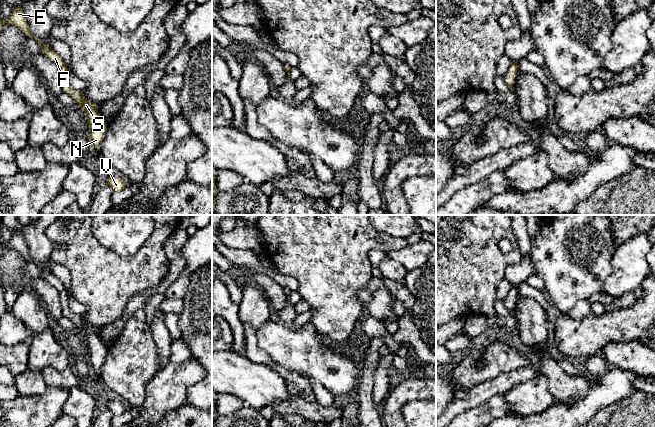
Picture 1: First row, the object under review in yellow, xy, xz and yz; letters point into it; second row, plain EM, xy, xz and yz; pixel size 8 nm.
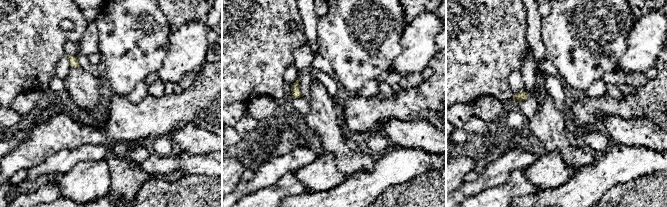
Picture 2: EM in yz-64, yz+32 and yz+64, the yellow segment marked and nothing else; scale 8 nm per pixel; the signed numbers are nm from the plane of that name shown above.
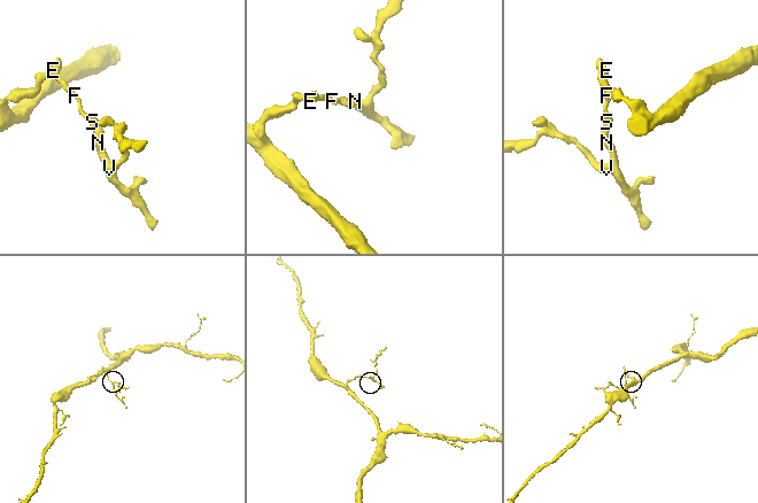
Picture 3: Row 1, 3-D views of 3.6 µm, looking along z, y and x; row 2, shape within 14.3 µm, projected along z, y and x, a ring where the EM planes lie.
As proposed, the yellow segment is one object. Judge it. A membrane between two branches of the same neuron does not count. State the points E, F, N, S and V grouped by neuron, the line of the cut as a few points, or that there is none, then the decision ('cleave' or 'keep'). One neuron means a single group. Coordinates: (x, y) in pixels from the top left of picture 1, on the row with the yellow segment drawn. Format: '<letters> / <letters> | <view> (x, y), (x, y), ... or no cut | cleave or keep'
E F N S V | no cut | keep

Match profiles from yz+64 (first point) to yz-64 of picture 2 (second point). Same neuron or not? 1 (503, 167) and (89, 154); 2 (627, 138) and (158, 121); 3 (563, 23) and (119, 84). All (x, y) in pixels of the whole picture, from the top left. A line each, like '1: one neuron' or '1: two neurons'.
1: one neuron
2: two neurons
3: one neuron

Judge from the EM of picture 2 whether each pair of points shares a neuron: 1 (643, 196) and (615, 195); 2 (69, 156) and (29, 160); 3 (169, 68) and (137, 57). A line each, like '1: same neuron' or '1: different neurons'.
1: same neuron
2: different neurons
3: different neurons

